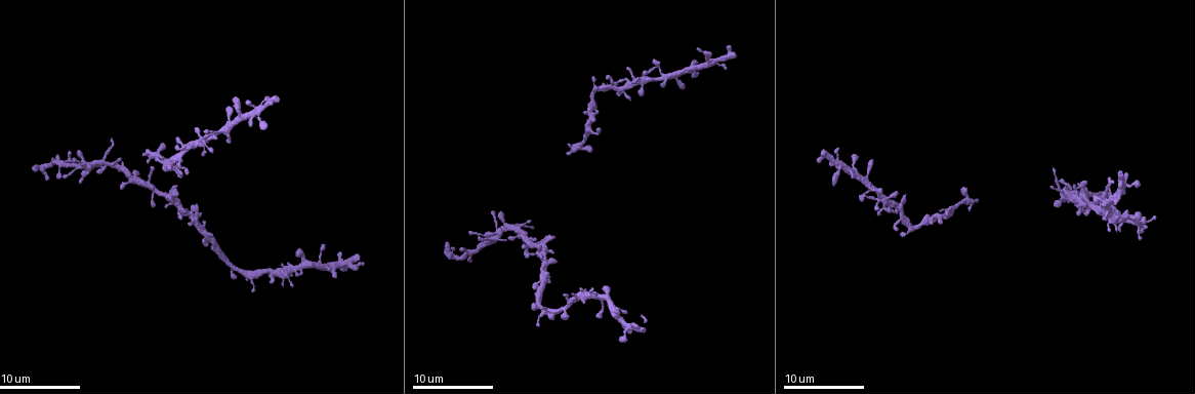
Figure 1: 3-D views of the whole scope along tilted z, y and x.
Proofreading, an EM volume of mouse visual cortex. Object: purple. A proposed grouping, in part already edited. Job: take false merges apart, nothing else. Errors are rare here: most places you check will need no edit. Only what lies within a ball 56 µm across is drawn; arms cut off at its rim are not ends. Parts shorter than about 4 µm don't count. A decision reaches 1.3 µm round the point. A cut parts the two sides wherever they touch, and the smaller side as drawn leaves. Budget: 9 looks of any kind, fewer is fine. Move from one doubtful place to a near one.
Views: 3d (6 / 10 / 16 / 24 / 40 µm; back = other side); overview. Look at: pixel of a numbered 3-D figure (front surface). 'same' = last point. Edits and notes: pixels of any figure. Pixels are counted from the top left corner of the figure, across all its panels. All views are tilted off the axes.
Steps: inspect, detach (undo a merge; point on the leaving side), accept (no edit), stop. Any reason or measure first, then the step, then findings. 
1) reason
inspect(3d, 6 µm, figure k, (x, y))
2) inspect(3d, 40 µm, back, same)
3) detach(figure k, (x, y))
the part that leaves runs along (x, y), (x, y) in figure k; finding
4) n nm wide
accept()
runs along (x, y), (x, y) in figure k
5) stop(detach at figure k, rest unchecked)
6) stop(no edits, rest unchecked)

four-way junction
inspect(3d, 10 µm, figure 1, (520, 229))

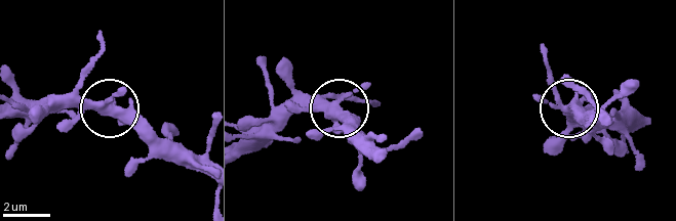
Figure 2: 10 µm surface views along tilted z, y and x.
side arm 44 µm
accept()
runs along (108, 104), (175, 153) in figure 2; continuous, no second neuron

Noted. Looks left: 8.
two arms in line, one across
inspect(3d, 10 µm, figure 1, (964, 202))

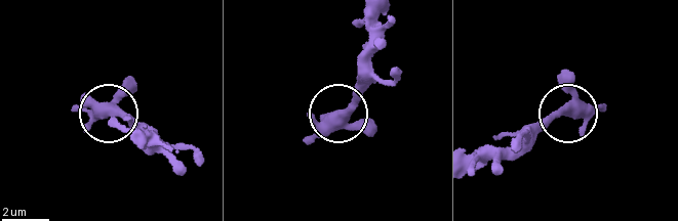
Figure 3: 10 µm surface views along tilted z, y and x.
330 nm wide
accept()
one neuron here

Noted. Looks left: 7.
sudden change in width
inspect(3d, 10 µm, figure 1, (659, 77))

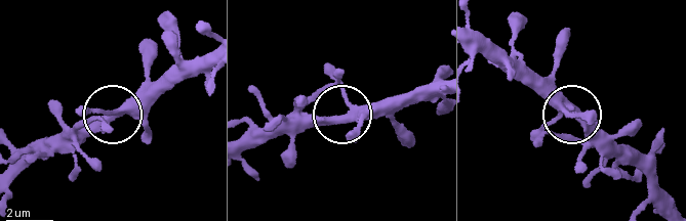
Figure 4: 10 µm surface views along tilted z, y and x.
inspect(3d, 6 µm, figure 4, (345, 119))

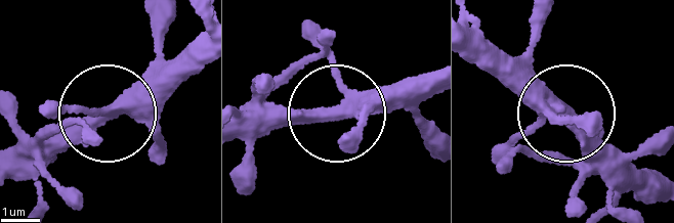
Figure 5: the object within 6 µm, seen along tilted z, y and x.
accept()
runs along (17, 168), (77, 147), (115, 107), (166, 97), (184, 81) in figure 5; all the same neuron

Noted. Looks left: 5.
inspect(3d, 10 µm, figure 1, (893, 204))

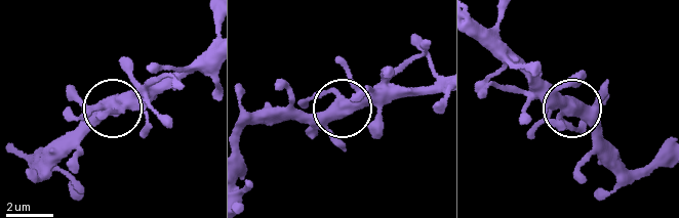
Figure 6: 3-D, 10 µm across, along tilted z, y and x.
460 nm wide
accept()
continuous, no second neuron

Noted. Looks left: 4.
stop(no edits, rest unchecked)

